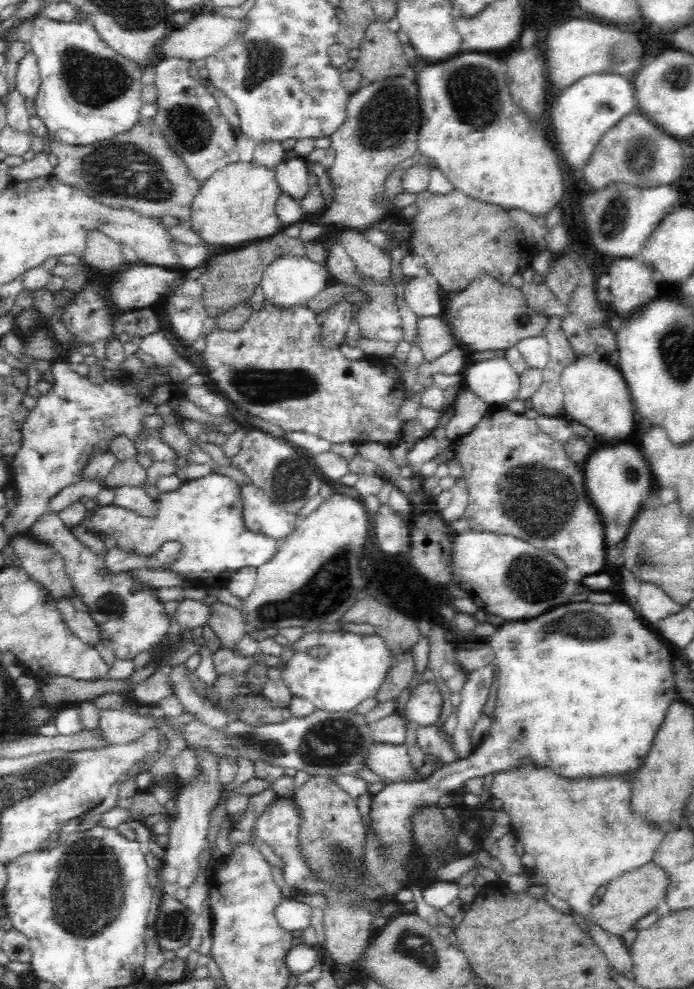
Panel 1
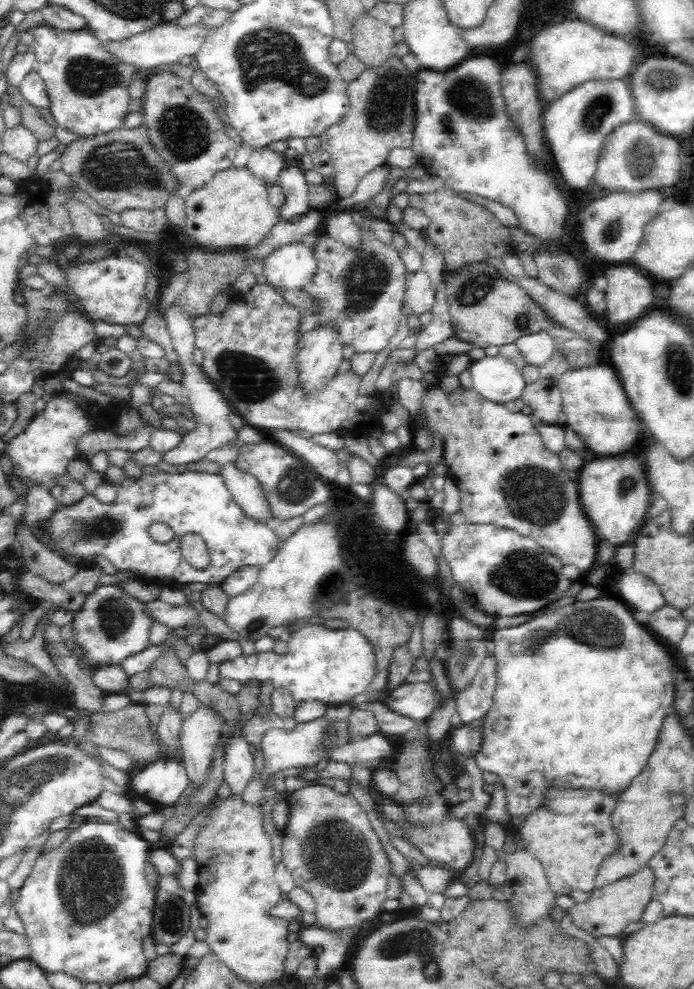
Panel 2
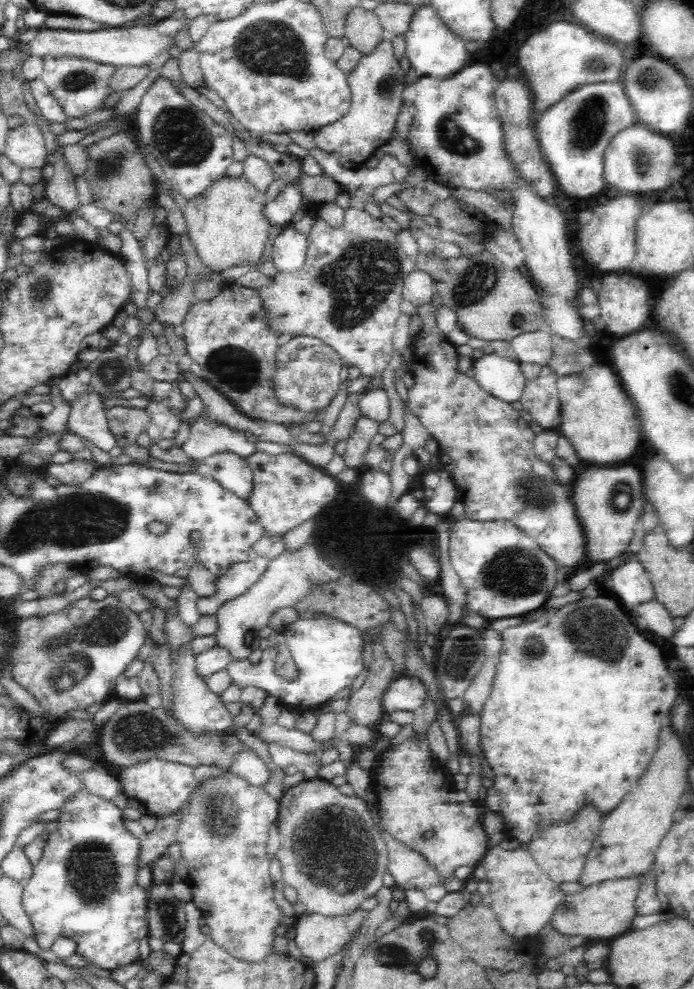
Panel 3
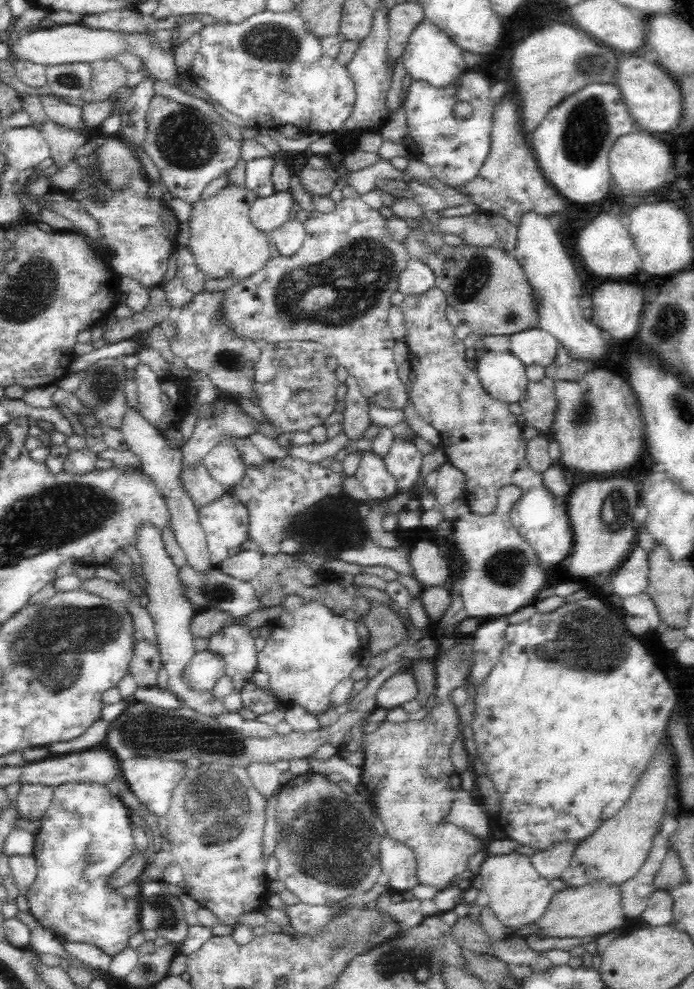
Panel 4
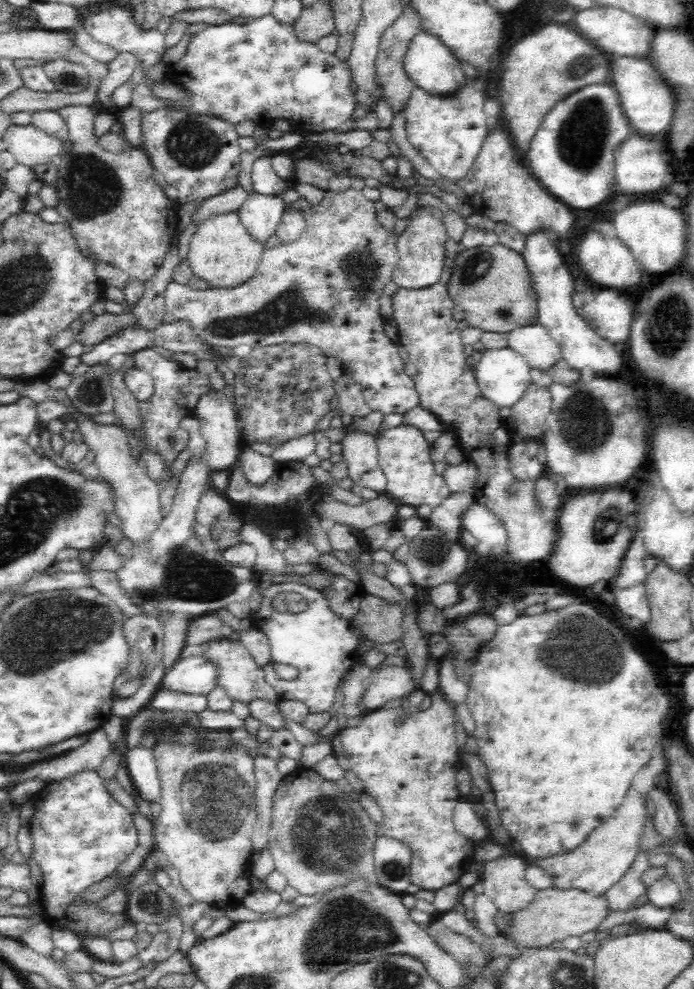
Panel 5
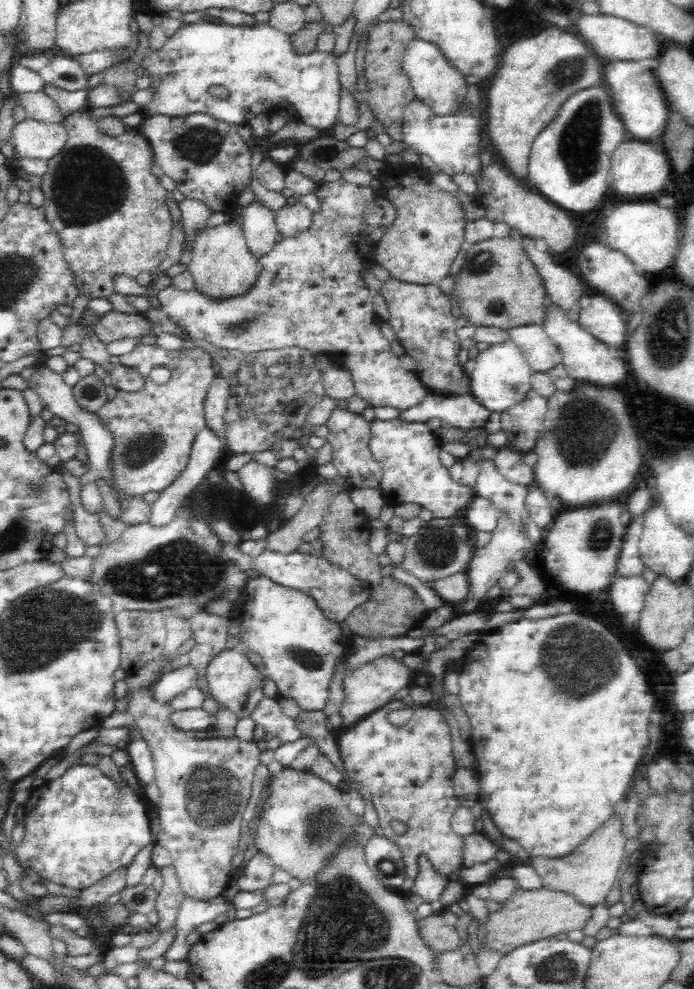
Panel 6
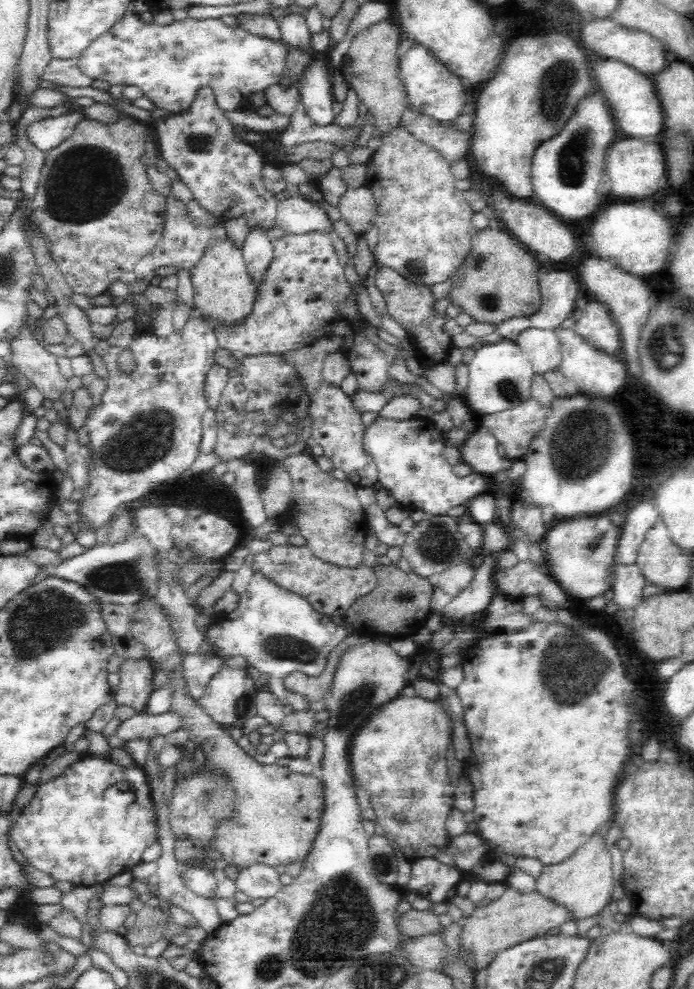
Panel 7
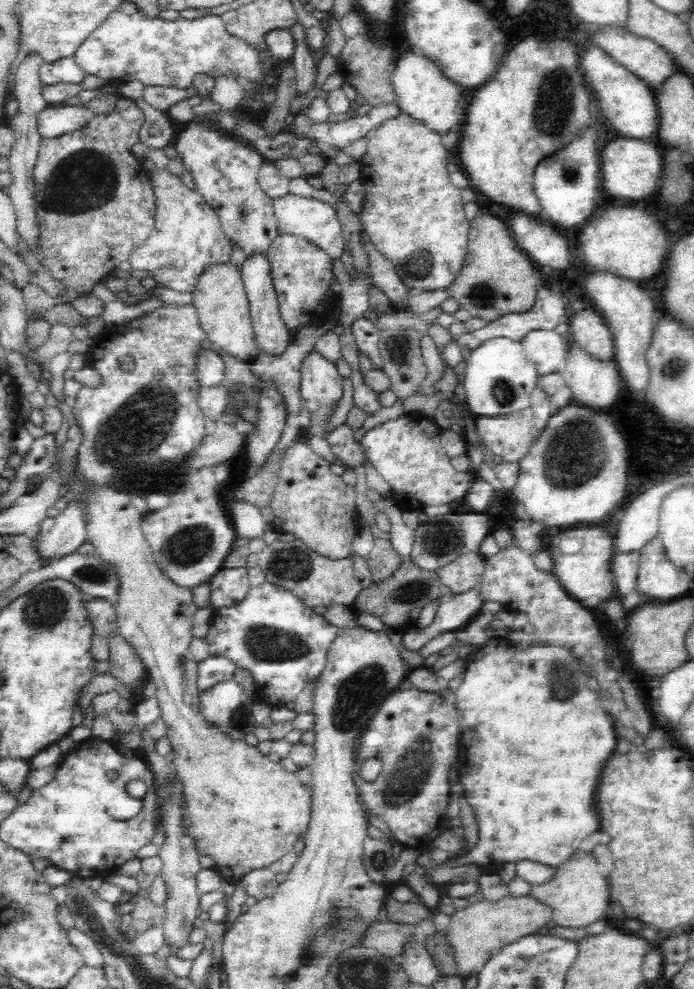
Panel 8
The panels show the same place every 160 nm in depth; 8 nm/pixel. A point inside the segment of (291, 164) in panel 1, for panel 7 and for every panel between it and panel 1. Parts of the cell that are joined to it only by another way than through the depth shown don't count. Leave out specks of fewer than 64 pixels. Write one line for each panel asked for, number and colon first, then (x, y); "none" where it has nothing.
2: (295, 188)
3: (278, 211)
4: (266, 213)
5: (260, 214)
6: (258, 223)
7: (257, 249)

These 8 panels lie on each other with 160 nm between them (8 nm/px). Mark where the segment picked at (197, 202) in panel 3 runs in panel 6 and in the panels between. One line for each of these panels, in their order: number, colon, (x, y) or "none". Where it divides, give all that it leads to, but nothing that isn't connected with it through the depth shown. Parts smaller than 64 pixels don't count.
4: (225, 245)
5: (222, 255)
6: (222, 267)

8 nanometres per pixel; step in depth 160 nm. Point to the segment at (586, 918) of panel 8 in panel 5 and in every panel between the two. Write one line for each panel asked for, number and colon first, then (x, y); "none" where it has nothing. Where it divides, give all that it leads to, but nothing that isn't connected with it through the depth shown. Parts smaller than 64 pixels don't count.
5: (597, 864)
6: (587, 874)
7: (582, 884)

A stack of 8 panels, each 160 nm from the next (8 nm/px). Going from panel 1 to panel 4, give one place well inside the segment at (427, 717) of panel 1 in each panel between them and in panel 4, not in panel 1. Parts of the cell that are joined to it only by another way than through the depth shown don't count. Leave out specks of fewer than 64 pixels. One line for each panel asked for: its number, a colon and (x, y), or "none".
2: (416, 700)
3: (404, 693)
4: (398, 688)

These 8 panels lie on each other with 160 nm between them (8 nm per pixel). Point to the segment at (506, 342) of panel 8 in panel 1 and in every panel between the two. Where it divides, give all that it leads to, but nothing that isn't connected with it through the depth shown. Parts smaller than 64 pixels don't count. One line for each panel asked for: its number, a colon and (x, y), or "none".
1: (494, 381)
2: (495, 378)
3: (503, 378)
4: (503, 375)
5: (503, 376)
6: (501, 378)
7: (500, 375)

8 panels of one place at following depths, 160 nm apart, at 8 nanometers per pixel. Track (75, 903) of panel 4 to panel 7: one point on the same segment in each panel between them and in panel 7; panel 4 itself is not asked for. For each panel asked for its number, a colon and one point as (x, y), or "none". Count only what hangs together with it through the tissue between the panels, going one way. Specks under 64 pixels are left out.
5: (80, 835)
6: (80, 827)
7: (68, 831)

